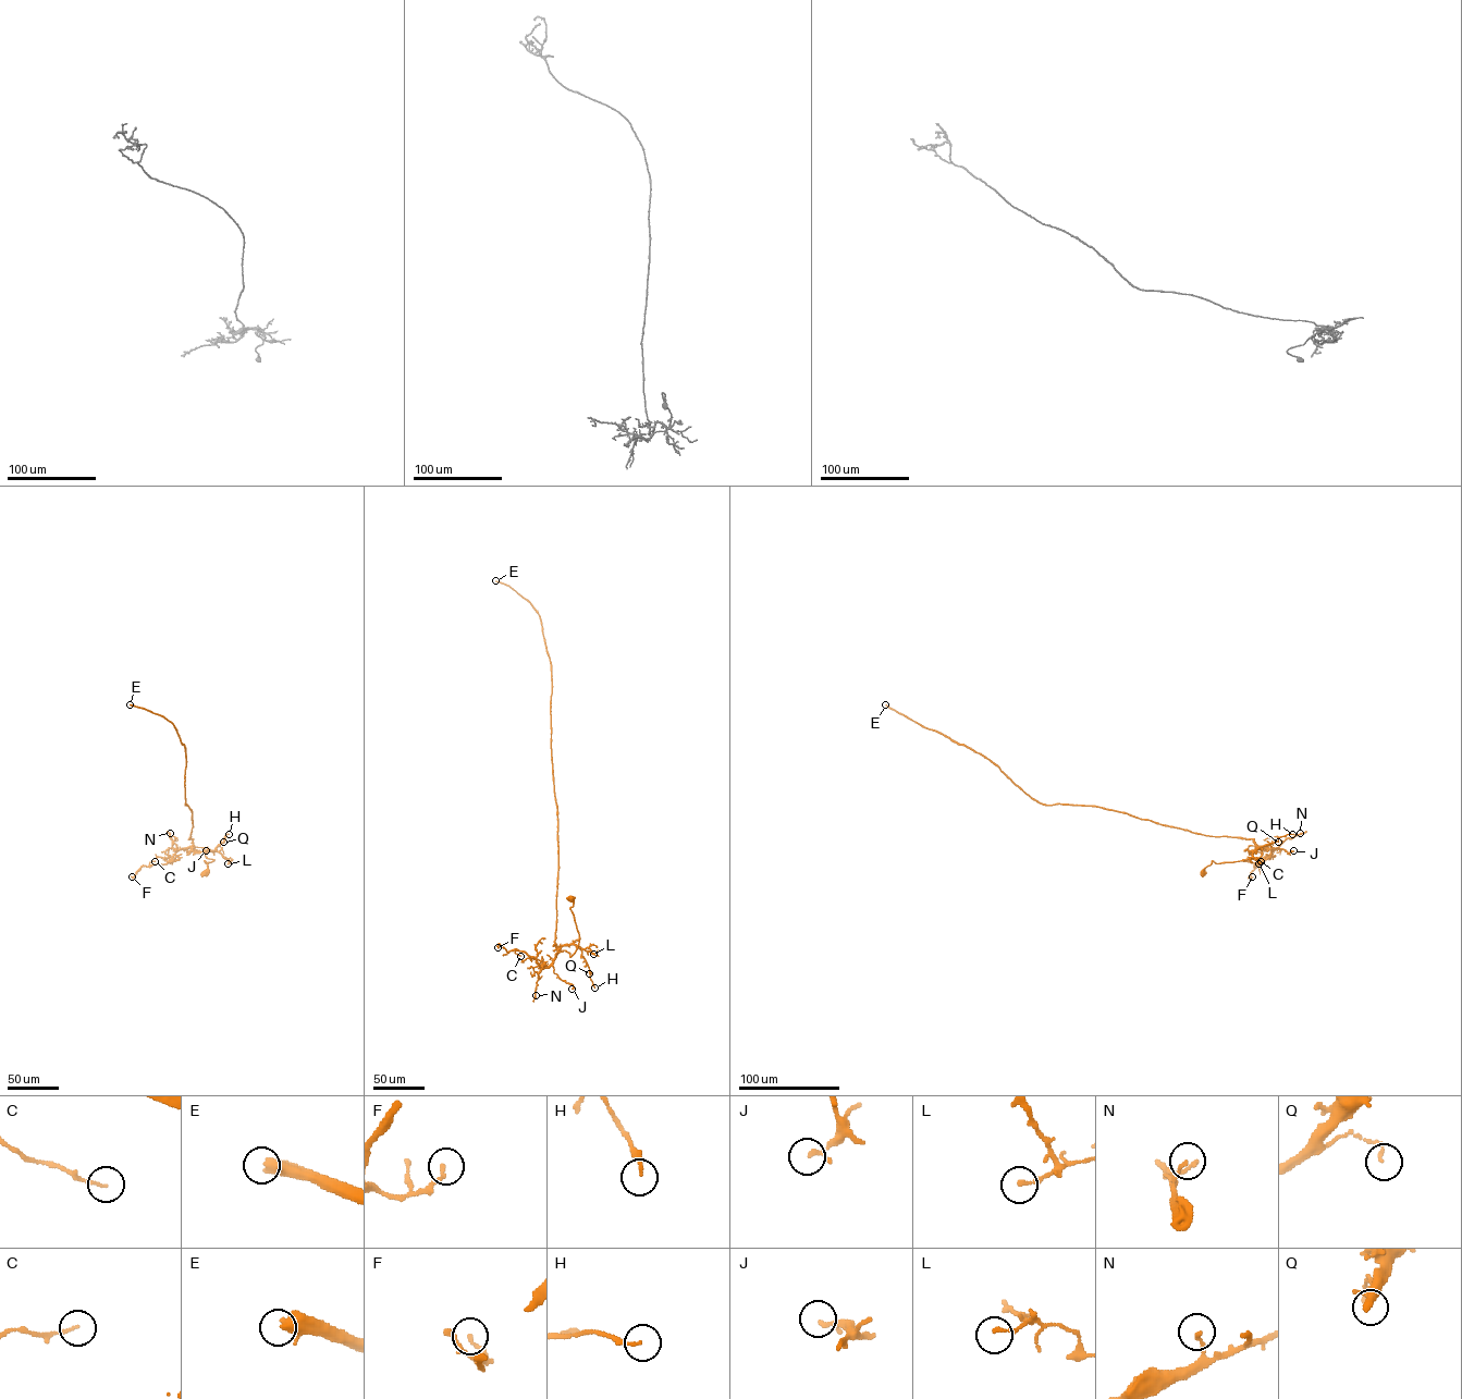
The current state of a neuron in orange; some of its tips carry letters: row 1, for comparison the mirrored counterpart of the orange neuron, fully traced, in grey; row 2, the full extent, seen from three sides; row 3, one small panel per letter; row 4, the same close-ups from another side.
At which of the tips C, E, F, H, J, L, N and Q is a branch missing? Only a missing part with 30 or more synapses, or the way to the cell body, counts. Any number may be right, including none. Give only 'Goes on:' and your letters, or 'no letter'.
Goes on: E

